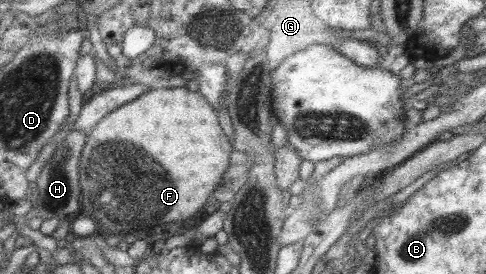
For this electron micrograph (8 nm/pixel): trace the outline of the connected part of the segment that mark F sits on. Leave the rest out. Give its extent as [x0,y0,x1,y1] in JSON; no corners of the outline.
[77,86,232,235]

